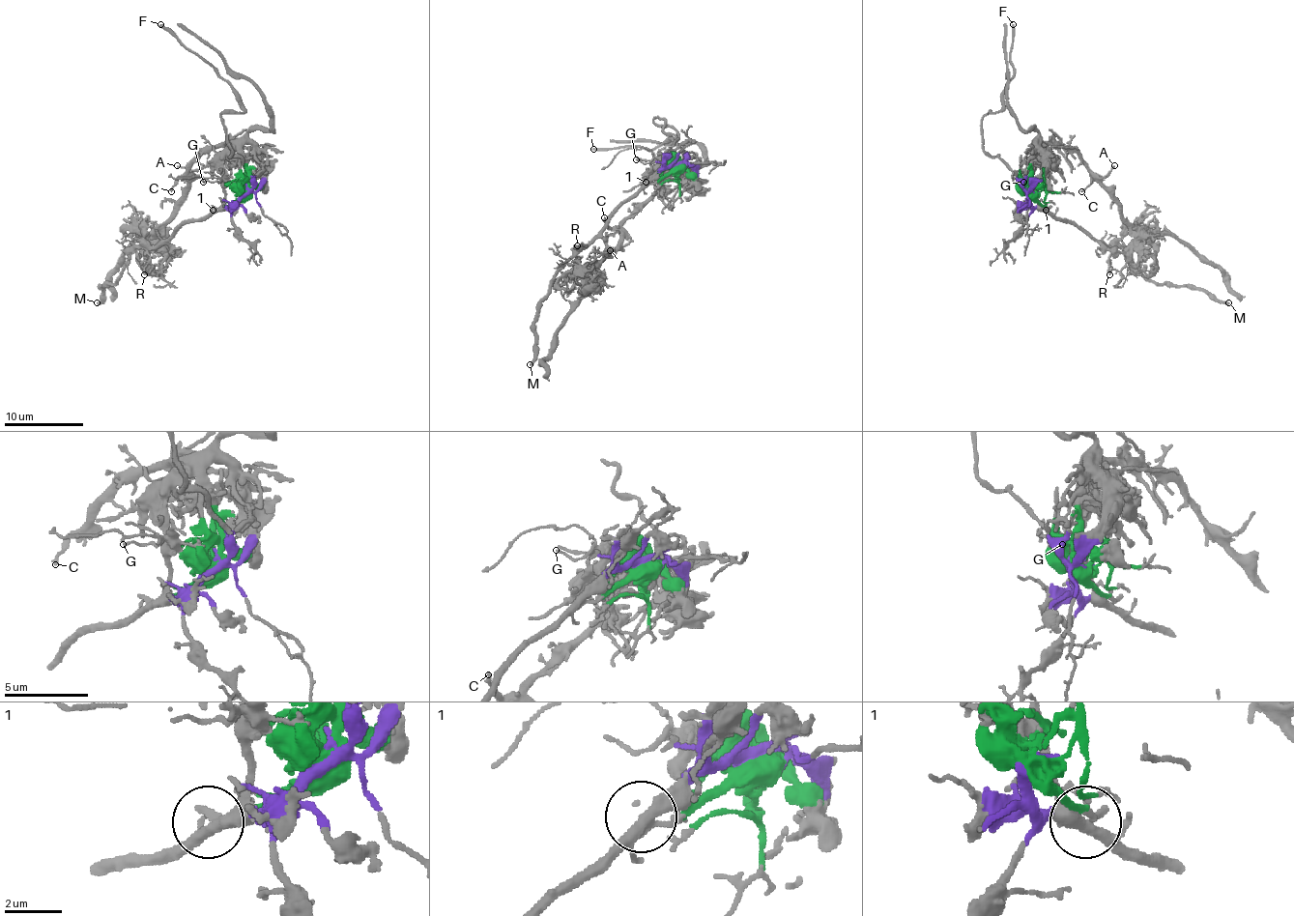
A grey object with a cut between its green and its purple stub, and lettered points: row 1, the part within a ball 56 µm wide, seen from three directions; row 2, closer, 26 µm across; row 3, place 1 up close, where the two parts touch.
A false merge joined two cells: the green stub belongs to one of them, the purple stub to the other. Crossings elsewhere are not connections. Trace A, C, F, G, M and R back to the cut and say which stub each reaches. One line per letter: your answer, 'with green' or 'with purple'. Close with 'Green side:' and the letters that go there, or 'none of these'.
A: with green
C: with green
F: with purple
G: with purple
M: with purple
R: with purple
Green side: A, C

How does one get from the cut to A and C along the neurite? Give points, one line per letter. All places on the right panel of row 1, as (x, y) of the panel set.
A: (1031, 192), (1029, 155), (1042, 147), (1069, 147), (1103, 178), (1114, 166)
C: (1031, 192), (1029, 155), (1042, 147), (1069, 147), (1093, 178), (1080, 192)

